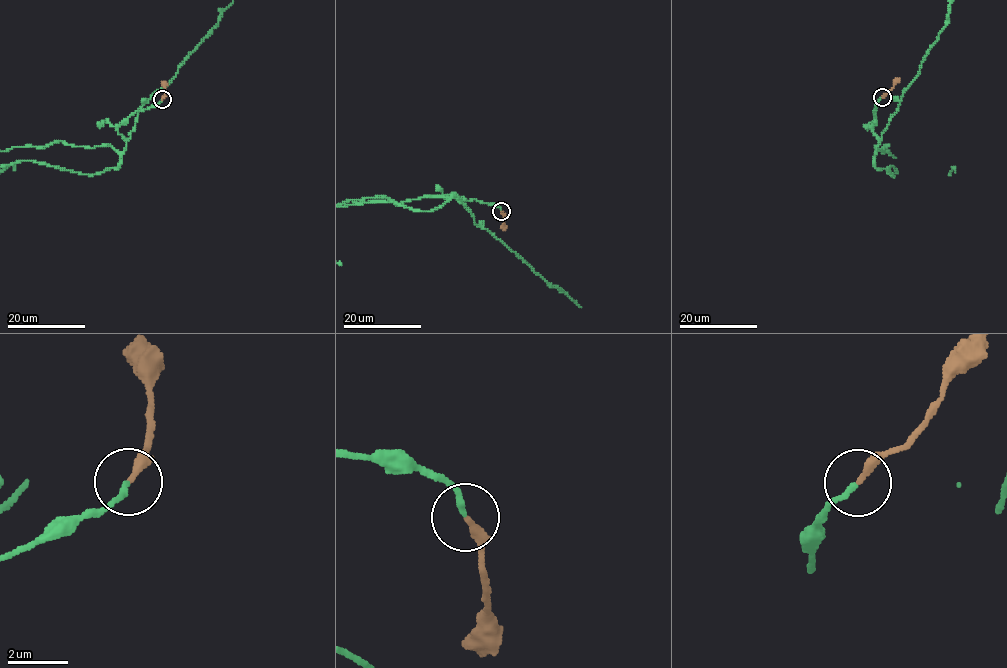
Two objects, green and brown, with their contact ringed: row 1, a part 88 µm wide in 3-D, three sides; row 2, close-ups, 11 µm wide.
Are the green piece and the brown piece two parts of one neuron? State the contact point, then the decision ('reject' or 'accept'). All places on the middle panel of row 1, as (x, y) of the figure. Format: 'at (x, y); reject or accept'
at (501, 211); accept

